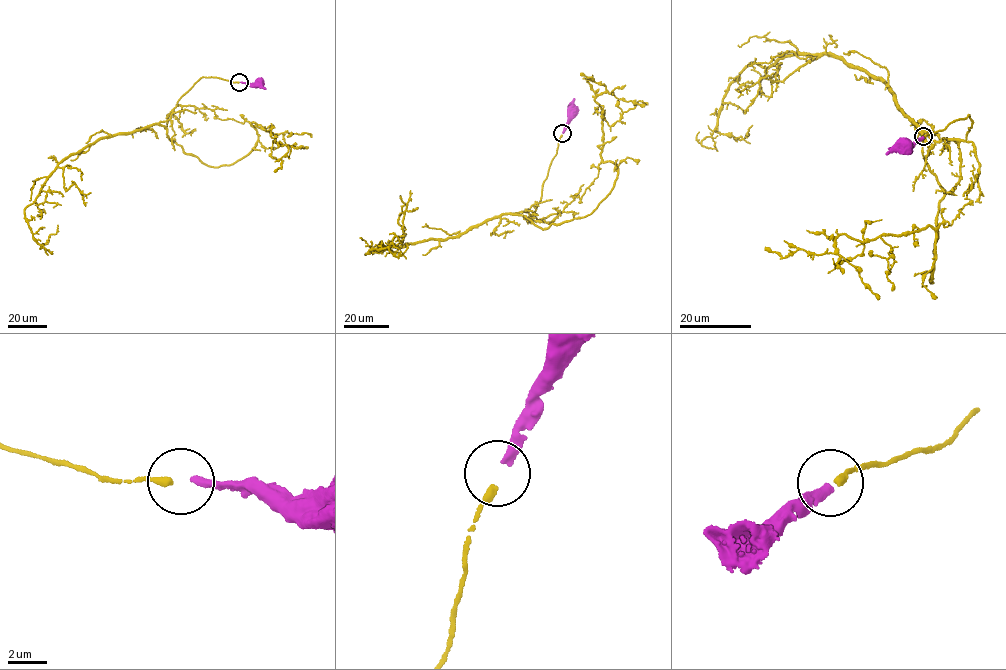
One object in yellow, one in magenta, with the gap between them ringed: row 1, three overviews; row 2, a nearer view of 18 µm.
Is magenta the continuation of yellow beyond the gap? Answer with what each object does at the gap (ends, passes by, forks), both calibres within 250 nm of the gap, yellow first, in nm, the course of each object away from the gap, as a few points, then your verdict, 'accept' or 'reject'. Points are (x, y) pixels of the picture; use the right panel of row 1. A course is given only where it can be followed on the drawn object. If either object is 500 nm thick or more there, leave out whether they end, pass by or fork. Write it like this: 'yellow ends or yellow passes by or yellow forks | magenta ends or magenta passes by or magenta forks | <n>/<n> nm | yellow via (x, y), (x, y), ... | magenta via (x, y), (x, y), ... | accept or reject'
yellow ends | magenta ends | 400/400 nm | yellow via (924, 136), (972, 122), (965, 140), (923, 134), (945, 191), (933, 283), (929, 226), (765, 248) | magenta via (922, 137), (907, 145), (900, 142), (903, 144) | reject

